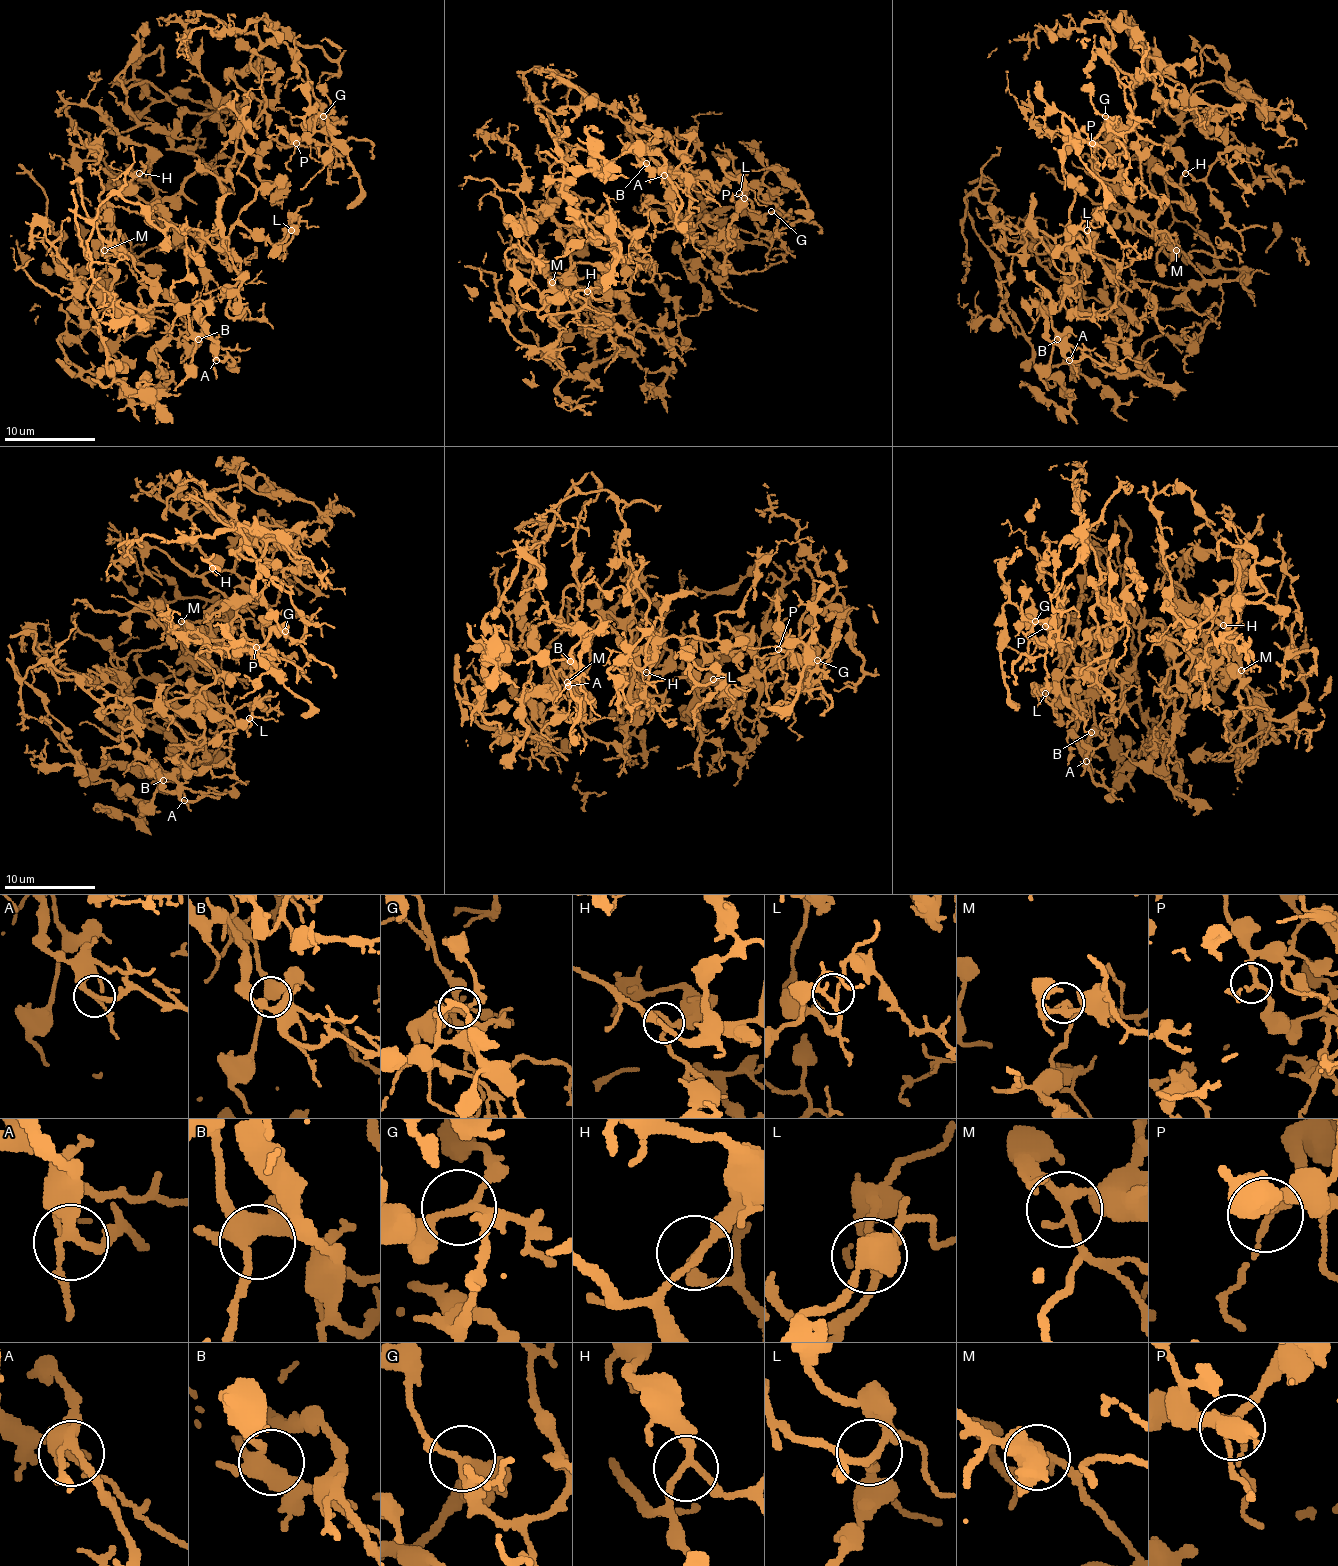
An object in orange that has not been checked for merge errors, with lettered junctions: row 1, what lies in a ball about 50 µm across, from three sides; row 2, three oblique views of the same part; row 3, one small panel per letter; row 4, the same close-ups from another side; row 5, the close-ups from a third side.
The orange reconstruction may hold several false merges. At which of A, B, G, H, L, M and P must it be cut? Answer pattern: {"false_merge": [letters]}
{"false_merge": []}

